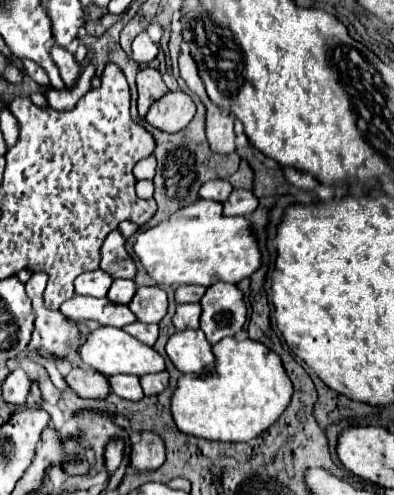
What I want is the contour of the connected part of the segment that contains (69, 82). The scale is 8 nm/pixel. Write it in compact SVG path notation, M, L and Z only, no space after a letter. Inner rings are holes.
M53 45L49 52L59 68L60 75L63 77L67 89L73 89L77 85L77 79L79 79L79 73L81 73L81 63L75 59L73 53L69 53L67 49L58 45Z

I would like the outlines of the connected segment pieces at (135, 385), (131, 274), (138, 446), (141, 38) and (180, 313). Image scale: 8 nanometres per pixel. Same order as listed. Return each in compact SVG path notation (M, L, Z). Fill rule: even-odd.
M113 375L109 377L111 389L121 397L129 401L139 401L143 397L143 389L139 385L139 379L133 375Z
M121 231L107 235L101 247L101 269L107 271L113 279L135 279L137 267L133 257L125 249L125 237Z
M143 431L141 441L131 445L131 465L137 471L153 471L165 463L165 443L153 431Z
M143 31L133 41L133 59L139 65L147 65L157 57L157 45L151 41L151 37Z
M191 303L191 305L177 305L173 325L177 331L185 329L199 329L199 315L201 315L201 305Z

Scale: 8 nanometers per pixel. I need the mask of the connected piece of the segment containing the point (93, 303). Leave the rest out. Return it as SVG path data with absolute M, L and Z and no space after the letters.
M75 295L69 301L65 301L61 311L67 319L75 323L93 319L99 325L125 327L137 321L137 317L131 313L127 305L117 305L117 303L111 303L109 299L95 299L95 297L83 297L83 295Z

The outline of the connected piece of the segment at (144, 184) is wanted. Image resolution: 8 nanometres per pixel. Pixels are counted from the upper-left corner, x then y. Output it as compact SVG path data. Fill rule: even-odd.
M141 180L136 183L136 193L141 199L150 199L154 194L154 184L151 180Z

